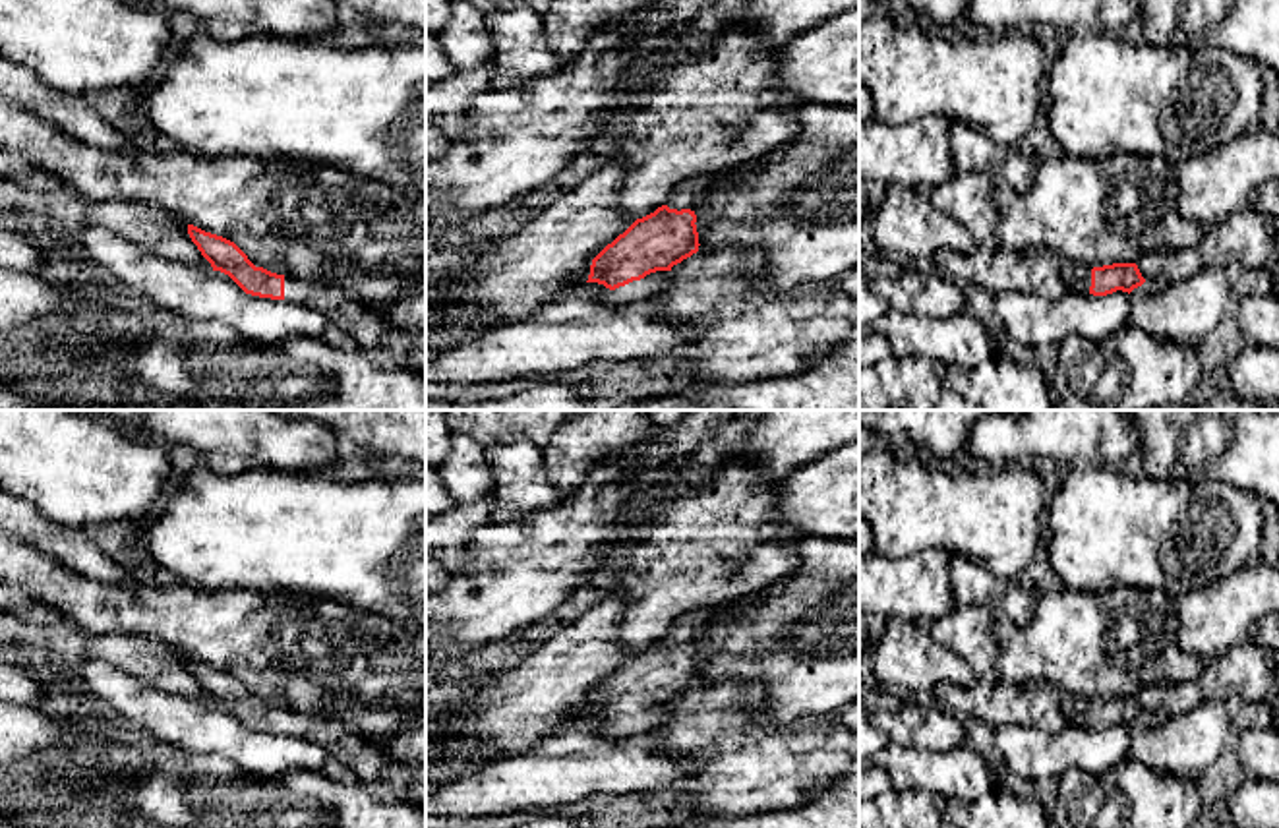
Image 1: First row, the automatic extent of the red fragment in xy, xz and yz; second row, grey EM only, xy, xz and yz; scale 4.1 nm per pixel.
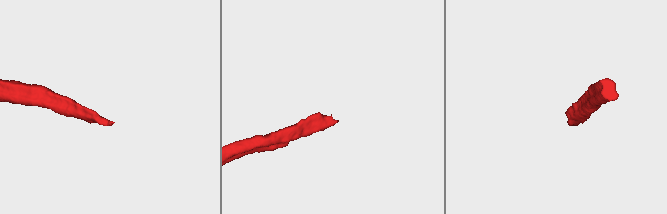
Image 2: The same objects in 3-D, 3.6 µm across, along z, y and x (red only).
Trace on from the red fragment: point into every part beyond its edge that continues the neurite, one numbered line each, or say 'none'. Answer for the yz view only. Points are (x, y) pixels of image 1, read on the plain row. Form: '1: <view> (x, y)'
1: yz (1076, 709)

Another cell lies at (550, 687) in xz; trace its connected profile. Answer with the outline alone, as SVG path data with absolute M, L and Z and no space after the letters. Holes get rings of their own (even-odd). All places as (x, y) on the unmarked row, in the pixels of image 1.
M633 580L598 602L575 623L563 627L515 665L484 677L484 685L461 706L462 737L488 745L497 756L522 753L542 737L588 714L592 693L637 652L619 642L619 621L633 594L644 590Z

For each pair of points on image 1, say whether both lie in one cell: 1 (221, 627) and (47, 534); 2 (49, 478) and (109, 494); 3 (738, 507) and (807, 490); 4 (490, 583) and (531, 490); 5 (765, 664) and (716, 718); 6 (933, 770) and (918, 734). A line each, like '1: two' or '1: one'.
1: two
2: one
3: two
4: two
5: two
6: two

